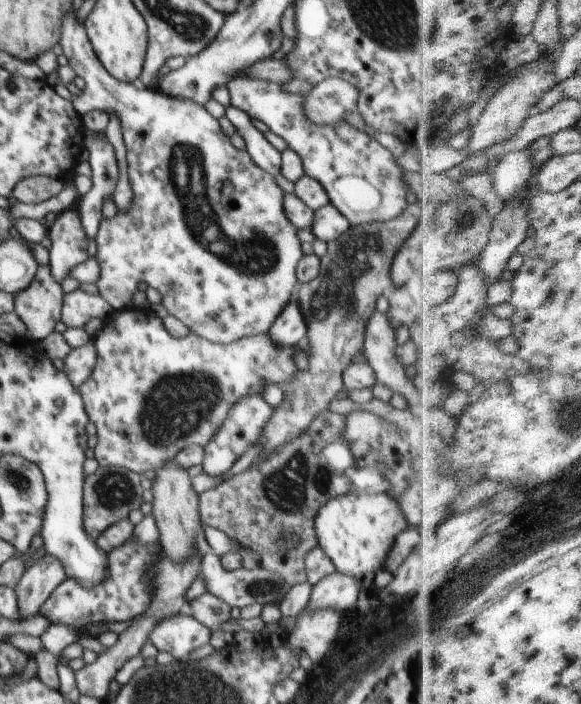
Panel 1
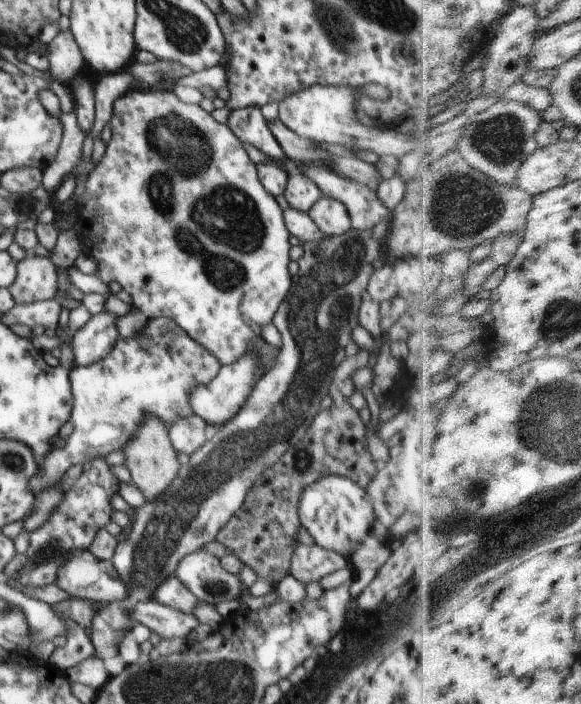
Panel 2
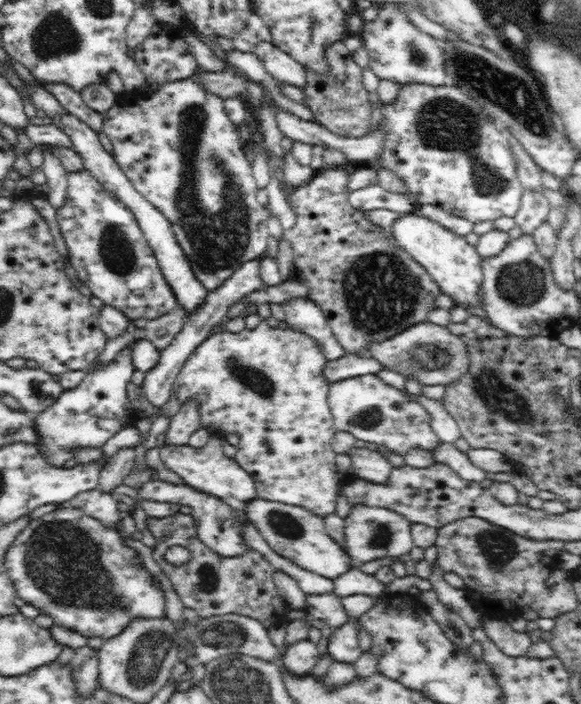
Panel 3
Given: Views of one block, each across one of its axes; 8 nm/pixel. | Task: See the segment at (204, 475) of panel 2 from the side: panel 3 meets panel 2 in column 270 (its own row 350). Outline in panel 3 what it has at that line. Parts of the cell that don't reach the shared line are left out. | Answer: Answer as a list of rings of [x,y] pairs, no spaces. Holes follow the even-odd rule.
[[[420,322],[382,342],[369,344],[369,354],[386,370],[393,370],[405,378],[413,378],[420,384],[436,386],[448,384],[460,378],[470,364],[466,345],[445,326]]]

